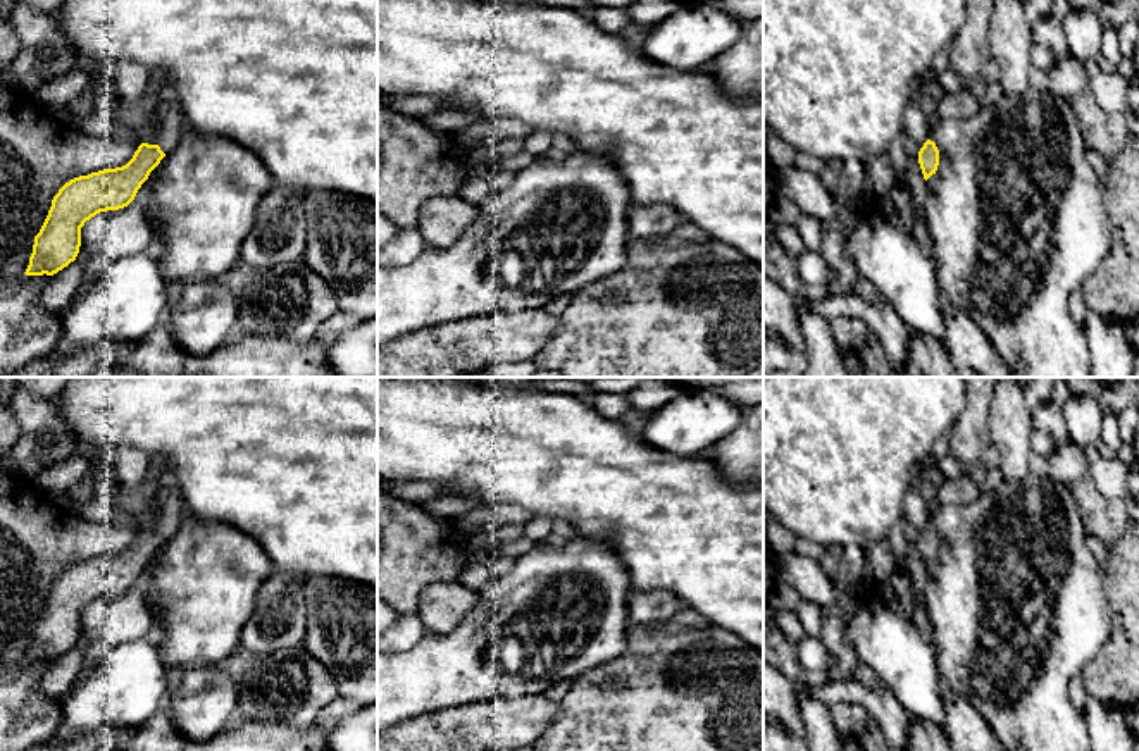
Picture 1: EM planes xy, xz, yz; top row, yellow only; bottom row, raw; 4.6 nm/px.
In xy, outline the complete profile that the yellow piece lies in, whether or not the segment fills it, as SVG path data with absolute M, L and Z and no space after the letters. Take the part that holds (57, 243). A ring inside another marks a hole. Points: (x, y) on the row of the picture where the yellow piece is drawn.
M174 102L162 119L155 145L141 143L133 158L115 169L103 169L65 183L52 200L48 215L34 236L26 276L53 276L76 260L81 227L100 212L128 207L150 172L169 155L186 129L186 117Z

